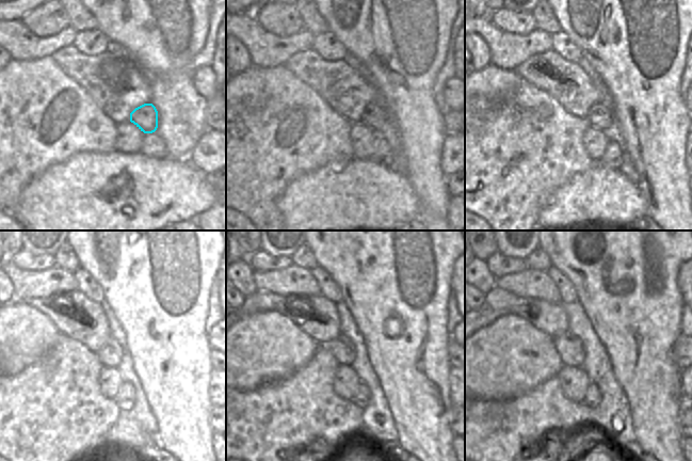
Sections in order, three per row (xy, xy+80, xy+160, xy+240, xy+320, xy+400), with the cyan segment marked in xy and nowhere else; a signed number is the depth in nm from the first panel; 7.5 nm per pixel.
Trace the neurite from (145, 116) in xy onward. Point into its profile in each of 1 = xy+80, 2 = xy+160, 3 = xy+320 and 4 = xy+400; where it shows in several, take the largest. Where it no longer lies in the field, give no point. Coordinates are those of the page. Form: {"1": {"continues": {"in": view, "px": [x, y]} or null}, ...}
{"1": {"continues": {"in": "xy+80", "px": [373, 116]}}, "2": {"continues": {"in": "xy+160", "px": [598, 116]}}, "3": {"continues": {"in": "xy+320", "px": [341, 347]}}, "4": {"continues": {"in": "xy+400", "px": [569, 347]}}}

